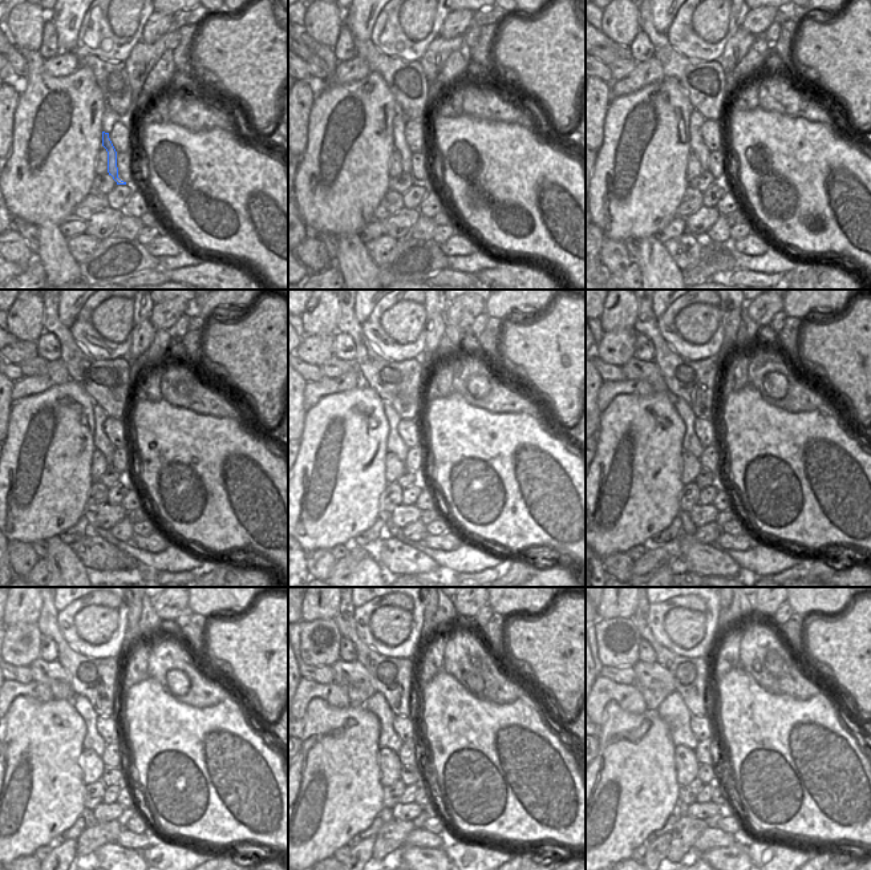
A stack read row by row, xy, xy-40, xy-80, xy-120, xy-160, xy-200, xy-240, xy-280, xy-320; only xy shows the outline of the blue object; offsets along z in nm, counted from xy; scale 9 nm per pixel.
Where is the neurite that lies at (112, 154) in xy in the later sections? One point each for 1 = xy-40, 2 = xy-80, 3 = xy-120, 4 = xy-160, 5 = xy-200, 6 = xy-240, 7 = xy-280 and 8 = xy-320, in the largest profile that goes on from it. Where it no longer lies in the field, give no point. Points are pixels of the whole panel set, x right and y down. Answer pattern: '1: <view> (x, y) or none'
1: xy-40 (400, 120)
2: xy-80 (697, 146)
3: xy-120 (100, 440)
4: xy-160 (396, 445)
5: xy-200 (691, 442)
6: xy-240 (93, 740)
7: xy-280 (377, 704)
8: xy-320 (673, 712)

